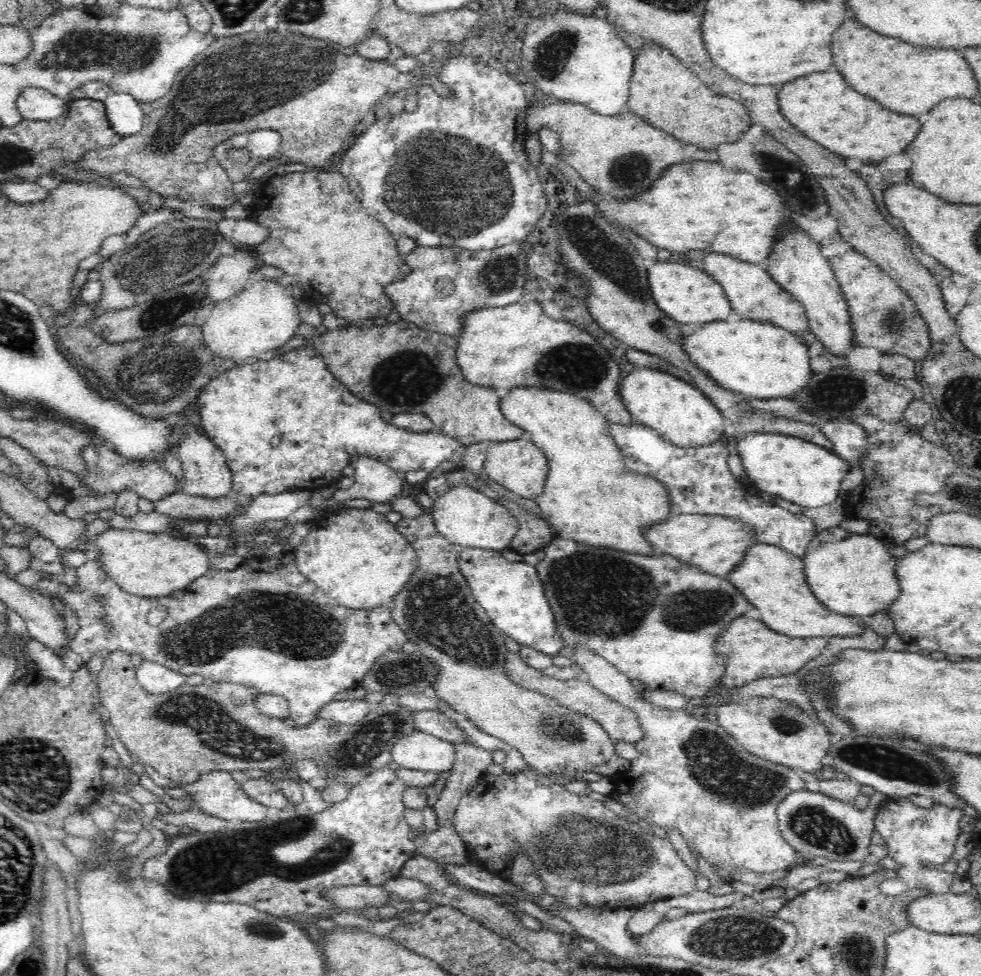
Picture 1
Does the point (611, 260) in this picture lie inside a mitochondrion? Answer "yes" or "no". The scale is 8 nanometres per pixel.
yes

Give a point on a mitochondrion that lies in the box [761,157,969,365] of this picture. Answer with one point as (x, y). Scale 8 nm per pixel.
(892, 320)

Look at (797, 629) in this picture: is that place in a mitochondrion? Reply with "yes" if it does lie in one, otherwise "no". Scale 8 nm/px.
no

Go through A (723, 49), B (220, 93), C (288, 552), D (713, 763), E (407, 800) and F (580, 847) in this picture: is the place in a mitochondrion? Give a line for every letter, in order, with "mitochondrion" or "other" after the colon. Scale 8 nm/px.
A: other
B: mitochondrion
C: other
D: mitochondrion
E: other
F: mitochondrion

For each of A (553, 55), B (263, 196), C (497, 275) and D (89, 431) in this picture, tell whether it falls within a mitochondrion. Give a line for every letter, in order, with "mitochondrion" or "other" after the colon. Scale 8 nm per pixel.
A: mitochondrion
B: other
C: mitochondrion
D: other

